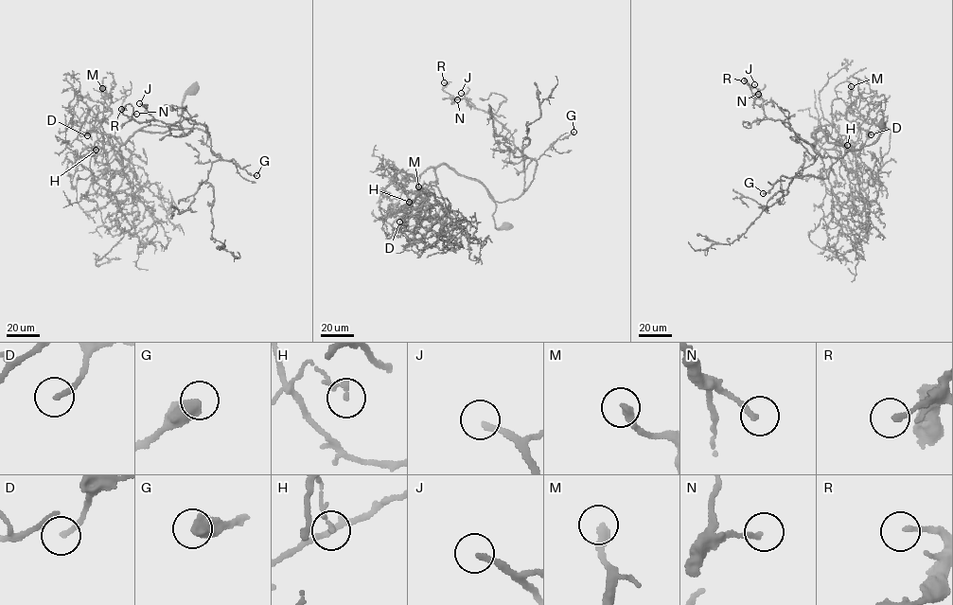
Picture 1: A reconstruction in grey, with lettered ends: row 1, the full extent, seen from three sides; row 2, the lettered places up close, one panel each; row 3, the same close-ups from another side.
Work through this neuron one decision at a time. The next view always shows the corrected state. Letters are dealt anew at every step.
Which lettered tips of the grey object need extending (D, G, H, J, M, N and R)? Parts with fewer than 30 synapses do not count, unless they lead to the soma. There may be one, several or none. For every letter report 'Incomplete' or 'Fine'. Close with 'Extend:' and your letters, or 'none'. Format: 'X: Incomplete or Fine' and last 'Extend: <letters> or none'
D: Incomplete
G: Fine
H: Fine
J: Incomplete
M: Incomplete
N: Fine
R: Fine
Extend: D, J, M

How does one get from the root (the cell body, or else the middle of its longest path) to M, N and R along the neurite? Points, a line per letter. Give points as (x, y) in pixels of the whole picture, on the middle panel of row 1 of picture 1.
M: (506, 225), (496, 228), (496, 204), (483, 184), (446, 164), (427, 169), (416, 180), (418, 192), (418, 186)
N: (506, 225), (496, 228), (485, 186), (456, 171), (505, 202), (523, 191), (523, 155), (492, 115), (457, 99)
R: (506, 225), (496, 228), (485, 186), (456, 171), (505, 202), (523, 191), (523, 155), (503, 126), (444, 82)

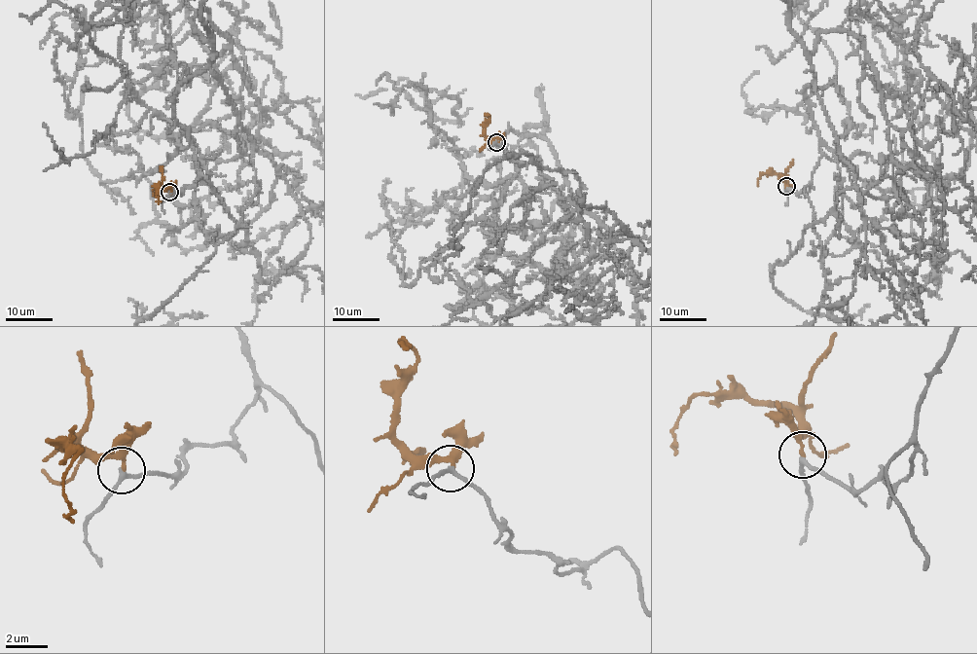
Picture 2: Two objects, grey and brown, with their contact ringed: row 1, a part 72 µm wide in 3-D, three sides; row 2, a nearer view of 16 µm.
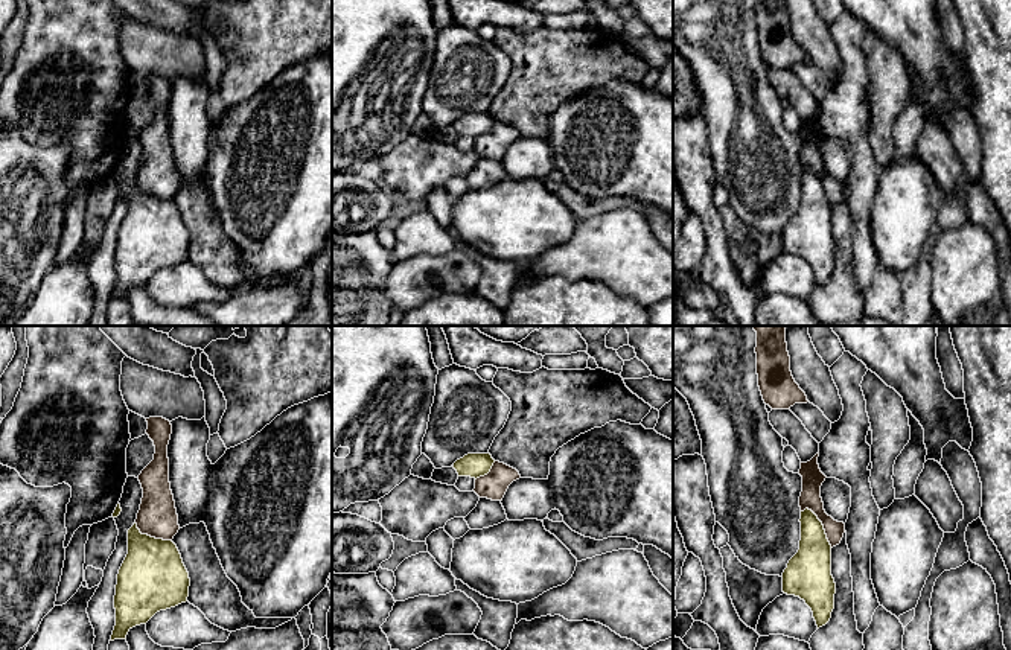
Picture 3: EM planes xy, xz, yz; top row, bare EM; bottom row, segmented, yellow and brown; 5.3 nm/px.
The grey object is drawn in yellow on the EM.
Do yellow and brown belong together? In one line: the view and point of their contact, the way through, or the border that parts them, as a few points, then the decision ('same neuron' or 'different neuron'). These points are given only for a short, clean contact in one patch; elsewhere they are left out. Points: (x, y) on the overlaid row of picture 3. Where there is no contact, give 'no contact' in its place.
meets yellow in yz at (821, 524); border along yz (801, 510), (809, 509), (816, 516), (832, 547); different neuron

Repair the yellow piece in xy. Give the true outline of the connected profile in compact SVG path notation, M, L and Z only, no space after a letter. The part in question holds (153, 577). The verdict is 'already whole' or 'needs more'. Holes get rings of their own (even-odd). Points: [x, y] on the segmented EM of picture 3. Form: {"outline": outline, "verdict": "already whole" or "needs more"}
{"outline": "M134 522L128 530L128 554L117 574L116 626L110 641L126 639L132 627L146 624L157 612L186 603L189 586L177 545L142 534Z", "verdict": "already whole"}

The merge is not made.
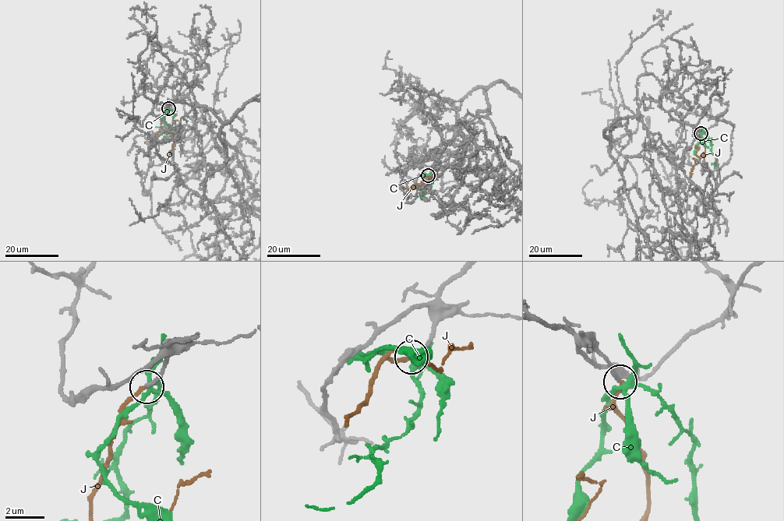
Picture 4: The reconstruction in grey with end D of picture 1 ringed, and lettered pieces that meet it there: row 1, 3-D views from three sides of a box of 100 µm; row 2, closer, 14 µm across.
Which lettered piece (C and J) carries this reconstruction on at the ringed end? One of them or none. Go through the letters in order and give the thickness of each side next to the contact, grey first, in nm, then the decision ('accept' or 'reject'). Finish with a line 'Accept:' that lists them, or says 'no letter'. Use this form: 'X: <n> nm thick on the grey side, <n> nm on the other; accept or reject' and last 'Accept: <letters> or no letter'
C: 180 nm thick on the grey side, 220 nm on the other; reject
J: 190 nm thick on the grey side, 190 nm on the other; accept
Accept: J

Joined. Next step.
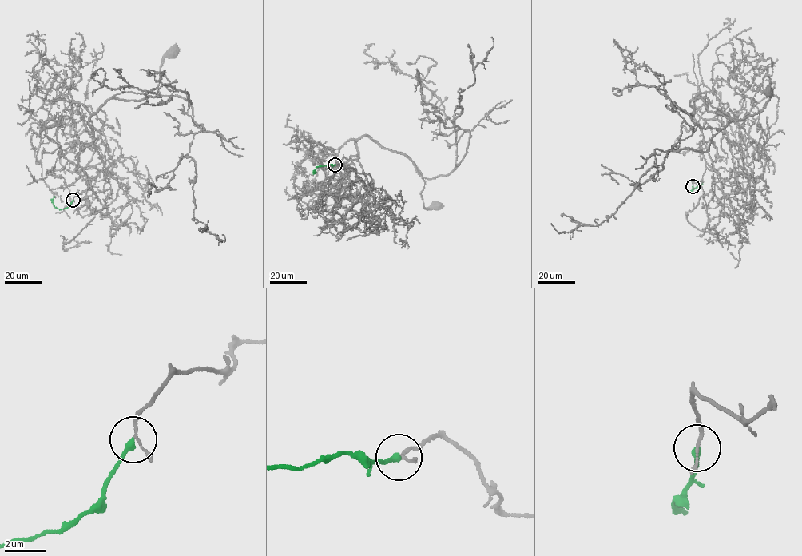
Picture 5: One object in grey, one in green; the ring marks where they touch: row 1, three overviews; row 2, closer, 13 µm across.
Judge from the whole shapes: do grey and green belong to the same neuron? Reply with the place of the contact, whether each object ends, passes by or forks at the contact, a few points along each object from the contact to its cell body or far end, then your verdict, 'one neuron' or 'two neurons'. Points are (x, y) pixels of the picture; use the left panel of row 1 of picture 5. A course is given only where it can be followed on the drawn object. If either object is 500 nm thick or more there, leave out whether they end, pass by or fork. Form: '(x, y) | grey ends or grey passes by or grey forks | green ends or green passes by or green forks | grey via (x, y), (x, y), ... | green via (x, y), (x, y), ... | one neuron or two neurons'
(73, 200) | grey passes by | green ends | grey via (73, 199), (88, 187), (78, 156), (93, 137), (89, 117), (116, 95), (160, 95), (160, 66), (172, 53) | green via (73, 200), (69, 206), (59, 209), (53, 204), (53, 196) | one neuron

